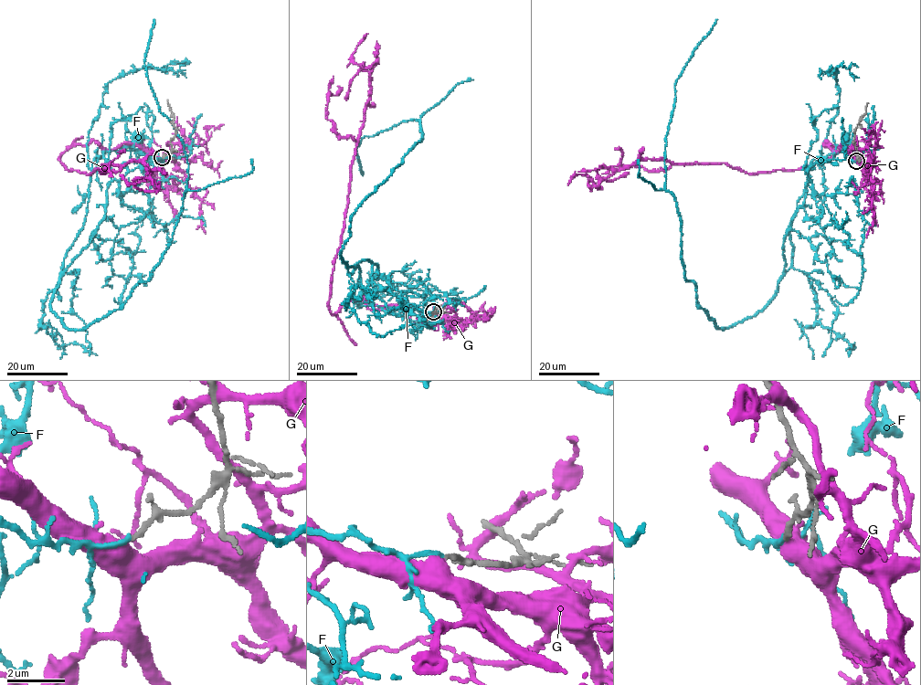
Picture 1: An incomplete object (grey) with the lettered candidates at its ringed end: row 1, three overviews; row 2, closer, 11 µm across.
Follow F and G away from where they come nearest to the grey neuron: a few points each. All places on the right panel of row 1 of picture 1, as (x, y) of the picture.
F: (856, 160), (811, 160), (791, 265), (719, 329), (664, 188), (676, 79), (716, 19)
G: (856, 160), (824, 142), (832, 155), (797, 169), (640, 159), (600, 188), (585, 174), (567, 185)

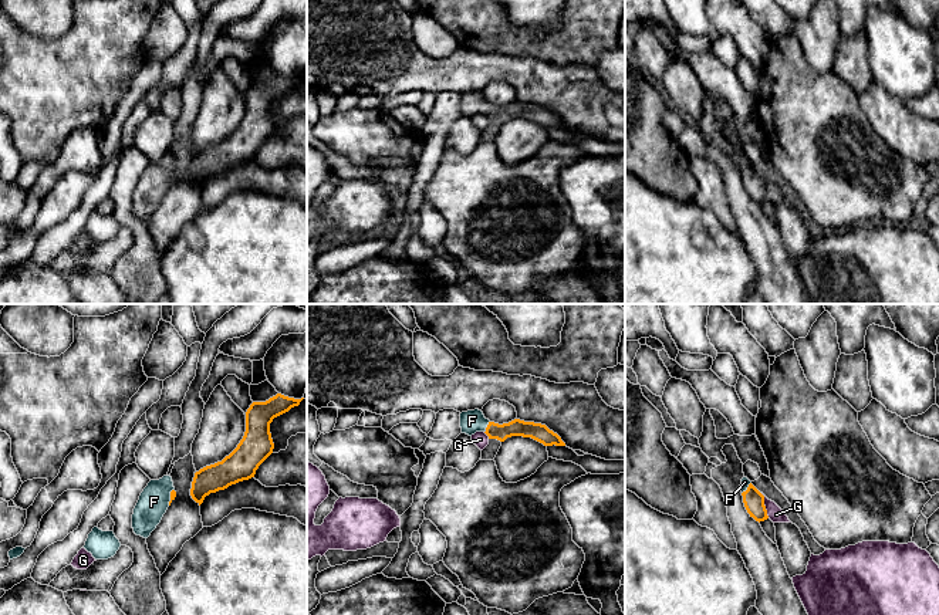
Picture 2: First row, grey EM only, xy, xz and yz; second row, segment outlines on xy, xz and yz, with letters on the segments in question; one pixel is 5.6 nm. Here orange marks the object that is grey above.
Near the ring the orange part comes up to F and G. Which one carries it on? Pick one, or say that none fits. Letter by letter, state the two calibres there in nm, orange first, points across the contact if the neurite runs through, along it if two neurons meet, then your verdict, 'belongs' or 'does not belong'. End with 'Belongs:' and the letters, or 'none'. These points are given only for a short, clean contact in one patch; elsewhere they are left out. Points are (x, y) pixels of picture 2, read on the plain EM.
F: 100/130 nm | across xz (516, 110), (487, 108), (472, 102) | belongs
G: 120/90 nm | does not belong
Belongs: F

